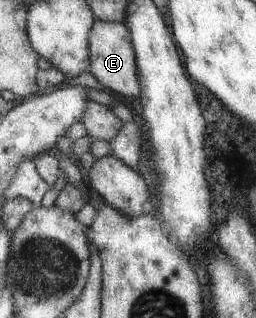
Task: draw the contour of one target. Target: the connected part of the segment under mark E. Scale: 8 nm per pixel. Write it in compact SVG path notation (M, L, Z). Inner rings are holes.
M95 20L89 35L89 68L92 77L103 88L123 98L138 98L141 88L138 82L137 56L134 54L130 30L123 23Z

